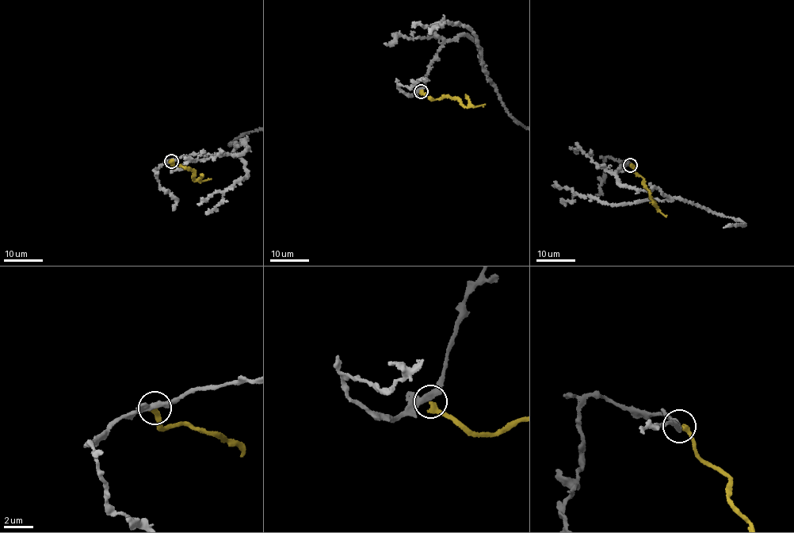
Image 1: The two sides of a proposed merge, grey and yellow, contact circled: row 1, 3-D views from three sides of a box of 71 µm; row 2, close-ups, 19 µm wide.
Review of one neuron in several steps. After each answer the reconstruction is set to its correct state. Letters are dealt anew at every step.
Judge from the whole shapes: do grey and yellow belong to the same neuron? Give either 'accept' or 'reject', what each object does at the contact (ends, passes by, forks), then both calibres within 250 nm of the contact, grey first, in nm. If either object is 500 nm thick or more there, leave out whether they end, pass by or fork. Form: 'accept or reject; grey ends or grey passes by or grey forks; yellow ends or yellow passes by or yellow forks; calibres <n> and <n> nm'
reject; grey passes by; yellow ends; calibres 380 and 380 nm

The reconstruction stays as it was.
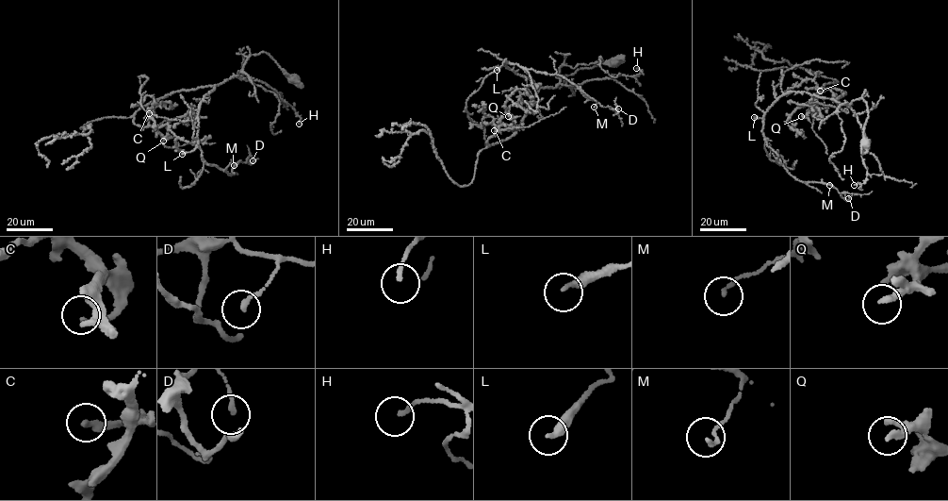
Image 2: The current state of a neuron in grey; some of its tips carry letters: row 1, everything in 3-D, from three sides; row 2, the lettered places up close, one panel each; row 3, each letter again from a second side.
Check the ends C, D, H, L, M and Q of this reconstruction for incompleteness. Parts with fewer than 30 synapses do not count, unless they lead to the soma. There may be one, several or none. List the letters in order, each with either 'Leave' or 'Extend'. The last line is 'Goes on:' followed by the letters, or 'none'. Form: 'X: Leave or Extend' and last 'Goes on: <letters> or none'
C: Leave
D: Leave
H: Leave
L: Leave
M: Leave
Q: Leave
Goes on: none

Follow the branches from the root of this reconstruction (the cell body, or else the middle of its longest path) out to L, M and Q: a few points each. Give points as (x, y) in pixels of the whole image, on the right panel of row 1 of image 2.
L: (867, 141), (863, 133), (868, 112), (861, 97), (849, 106), (792, 91), (778, 98), (763, 118), (754, 117)
M: (867, 141), (861, 97), (849, 106), (792, 91), (769, 107), (762, 133), (784, 168), (799, 180), (829, 185)
Q: (867, 141), (866, 103), (861, 97), (849, 106), (837, 101), (845, 92), (839, 89), (817, 93), (801, 116)

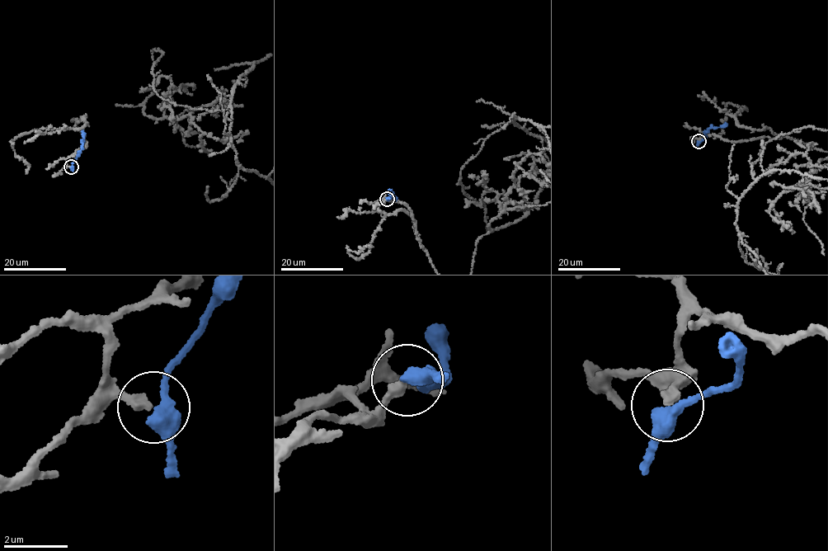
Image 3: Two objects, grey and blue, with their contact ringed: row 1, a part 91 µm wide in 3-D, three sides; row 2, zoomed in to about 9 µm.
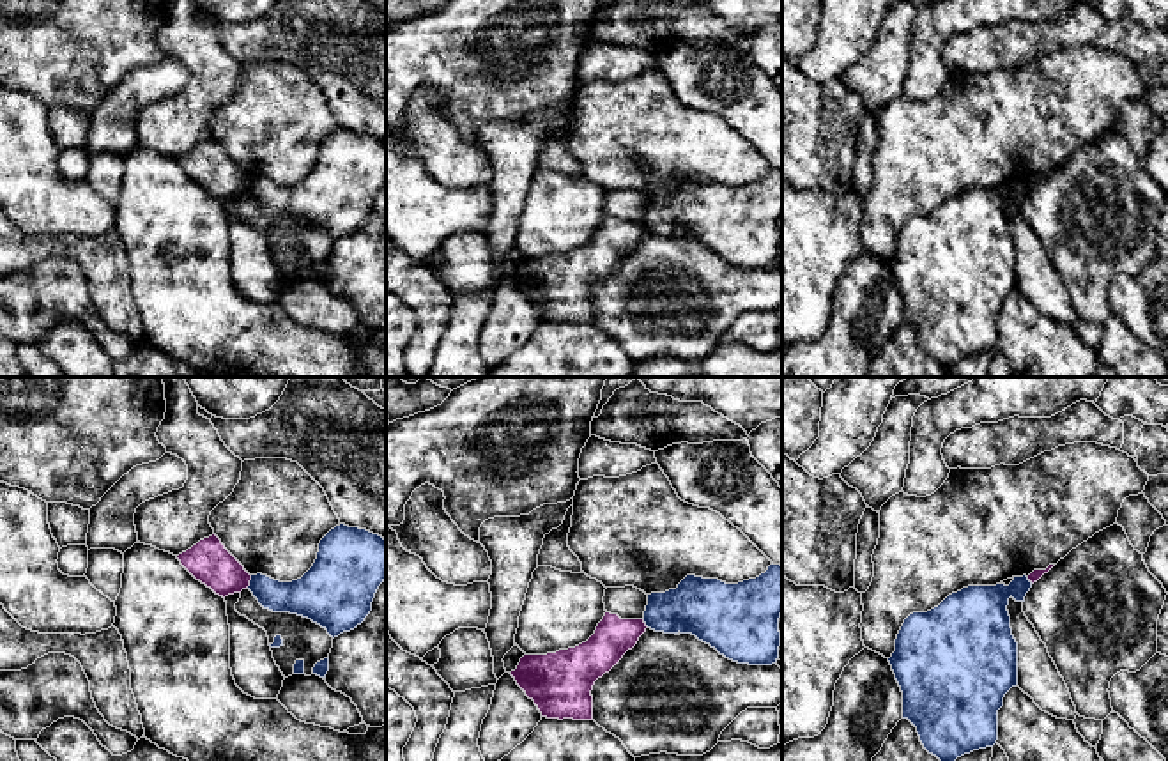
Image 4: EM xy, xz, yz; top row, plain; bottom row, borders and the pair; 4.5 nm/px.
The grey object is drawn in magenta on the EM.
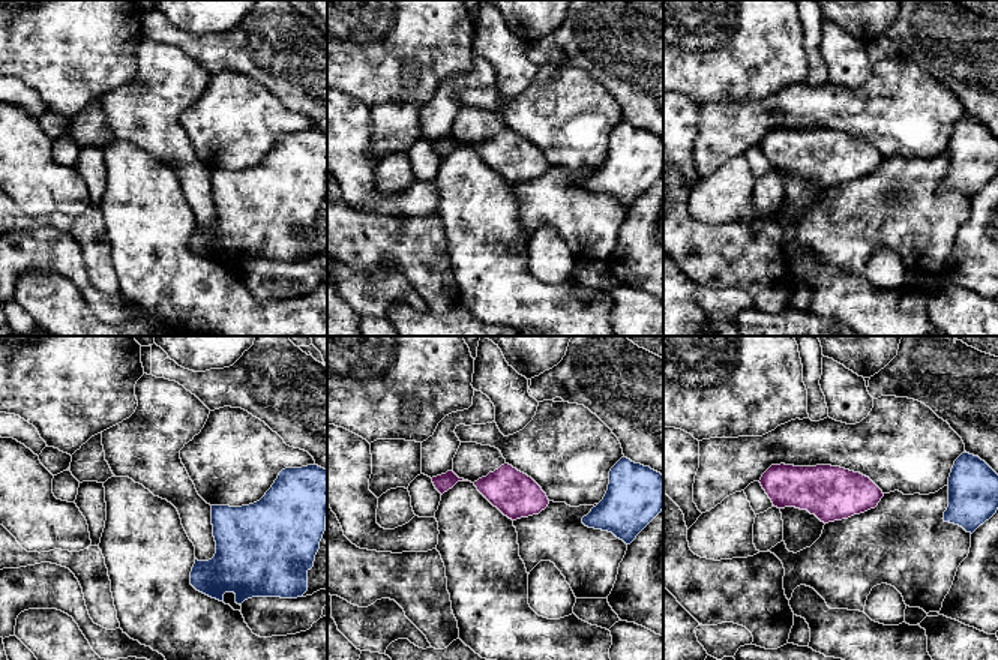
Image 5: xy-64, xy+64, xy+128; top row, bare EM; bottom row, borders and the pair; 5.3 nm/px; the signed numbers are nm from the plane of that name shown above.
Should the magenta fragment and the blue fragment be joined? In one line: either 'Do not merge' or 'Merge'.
Do not merge

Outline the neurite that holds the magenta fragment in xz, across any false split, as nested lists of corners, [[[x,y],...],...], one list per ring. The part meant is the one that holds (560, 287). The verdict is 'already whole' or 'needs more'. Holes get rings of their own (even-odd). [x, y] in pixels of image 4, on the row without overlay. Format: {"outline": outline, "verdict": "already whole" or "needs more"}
{"outline": [[[605,216],[586,246],[556,257],[524,258],[510,278],[542,320],[593,324],[595,285],[637,248],[646,232],[644,223]]], "verdict": "already whole"}

